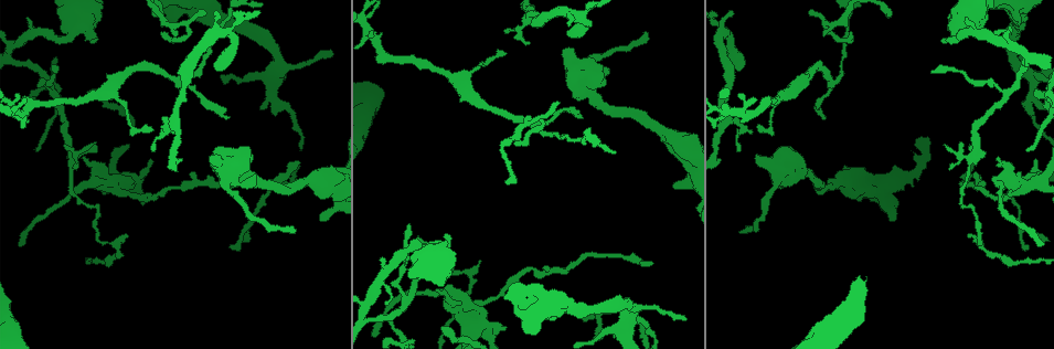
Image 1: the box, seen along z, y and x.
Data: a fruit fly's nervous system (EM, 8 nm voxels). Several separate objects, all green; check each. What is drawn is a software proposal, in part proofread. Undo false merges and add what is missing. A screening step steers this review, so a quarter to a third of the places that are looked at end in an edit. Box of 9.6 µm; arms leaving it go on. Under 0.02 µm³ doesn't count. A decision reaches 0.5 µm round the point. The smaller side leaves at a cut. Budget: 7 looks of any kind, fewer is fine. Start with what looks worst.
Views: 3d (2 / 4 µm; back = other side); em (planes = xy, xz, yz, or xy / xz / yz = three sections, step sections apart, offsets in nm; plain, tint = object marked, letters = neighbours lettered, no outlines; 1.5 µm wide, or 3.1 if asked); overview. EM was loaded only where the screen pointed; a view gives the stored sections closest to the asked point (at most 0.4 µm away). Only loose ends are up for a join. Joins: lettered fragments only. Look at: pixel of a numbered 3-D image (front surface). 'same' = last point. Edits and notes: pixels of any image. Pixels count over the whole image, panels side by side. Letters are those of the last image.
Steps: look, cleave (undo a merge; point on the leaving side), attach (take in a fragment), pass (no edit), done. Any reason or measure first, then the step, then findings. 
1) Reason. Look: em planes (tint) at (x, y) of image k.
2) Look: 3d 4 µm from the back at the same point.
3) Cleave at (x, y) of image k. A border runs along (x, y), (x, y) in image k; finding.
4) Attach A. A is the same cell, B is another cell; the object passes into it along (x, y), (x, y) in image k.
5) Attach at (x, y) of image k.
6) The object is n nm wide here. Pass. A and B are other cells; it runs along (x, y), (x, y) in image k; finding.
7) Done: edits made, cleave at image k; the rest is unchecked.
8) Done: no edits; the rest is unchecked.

Branch stops here. Look: 3d 4 µm at (652, 262) of image 1.

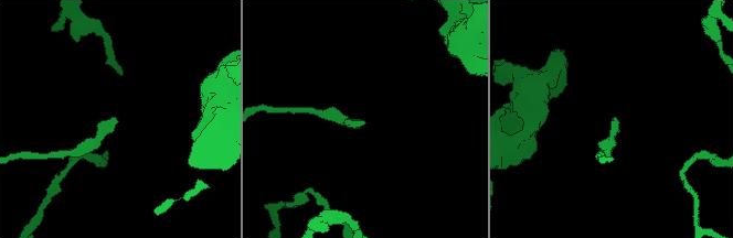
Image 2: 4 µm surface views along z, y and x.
Shape alone is not enough. Look: em xz step 8 (letters) at (617, 123) of image 2.

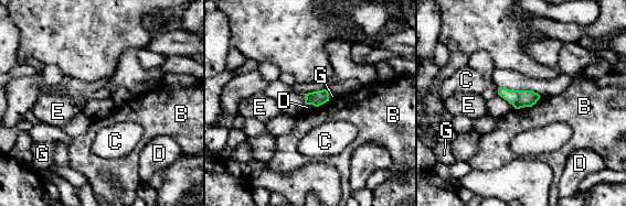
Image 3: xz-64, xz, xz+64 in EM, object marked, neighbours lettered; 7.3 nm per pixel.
Look: em planes (letters) at the same point.

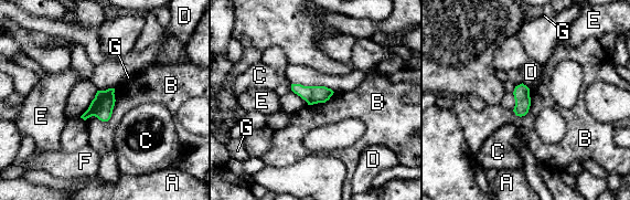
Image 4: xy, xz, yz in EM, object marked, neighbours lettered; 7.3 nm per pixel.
Pass. A, B, C, D, E, F and G are other cells; a border runs along (115, 88), (111, 116), (85, 120) in image 4; no lettered fragment goes on from it.

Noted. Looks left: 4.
Thin end. Look: em xy step 8 (tint) at (560, 102) of image 1.

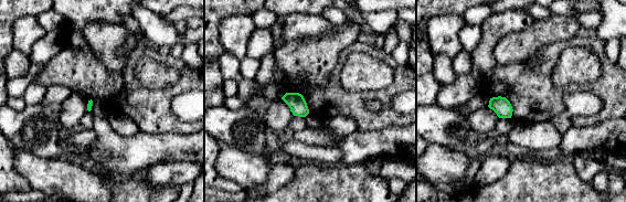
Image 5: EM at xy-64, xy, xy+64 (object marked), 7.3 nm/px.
Another direction. Look: em planes (letters) at the same point.

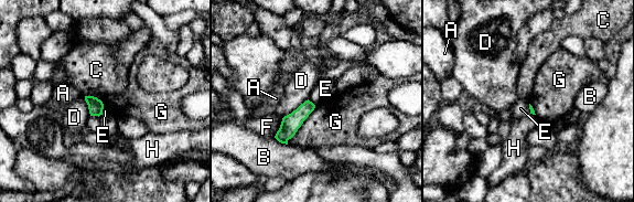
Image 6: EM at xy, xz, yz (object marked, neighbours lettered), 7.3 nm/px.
Pass. A, B, C, D, E, F, G and H are other cells; a border runs along (308, 99), (315, 105) in image 6; none of them fits.

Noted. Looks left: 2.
Free end. Look: 3d 2 µm at (215, 150) of image 1.

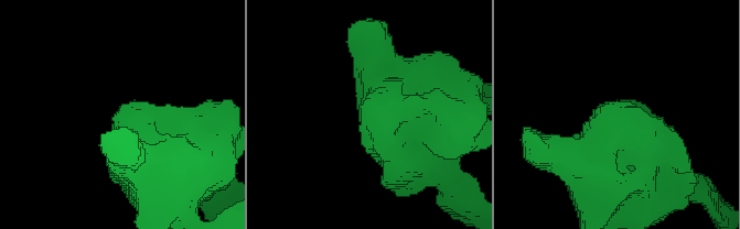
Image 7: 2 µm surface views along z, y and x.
Shape alone is not enough. Look: em planes (letters) at (366, 95) of image 7.

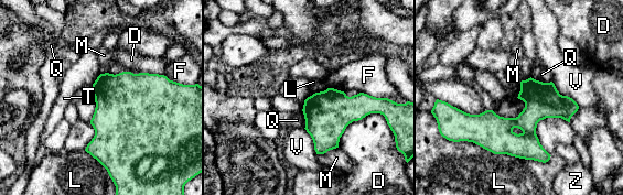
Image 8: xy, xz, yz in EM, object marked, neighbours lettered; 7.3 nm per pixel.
Pass. D, F, L, M, Q, T, V and Z are other cells; it runs along (575, 106), (519, 127), (450, 119) in image 8; no lettered fragment goes on from it.

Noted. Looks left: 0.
Done: no edits; the rest is unchecked.

